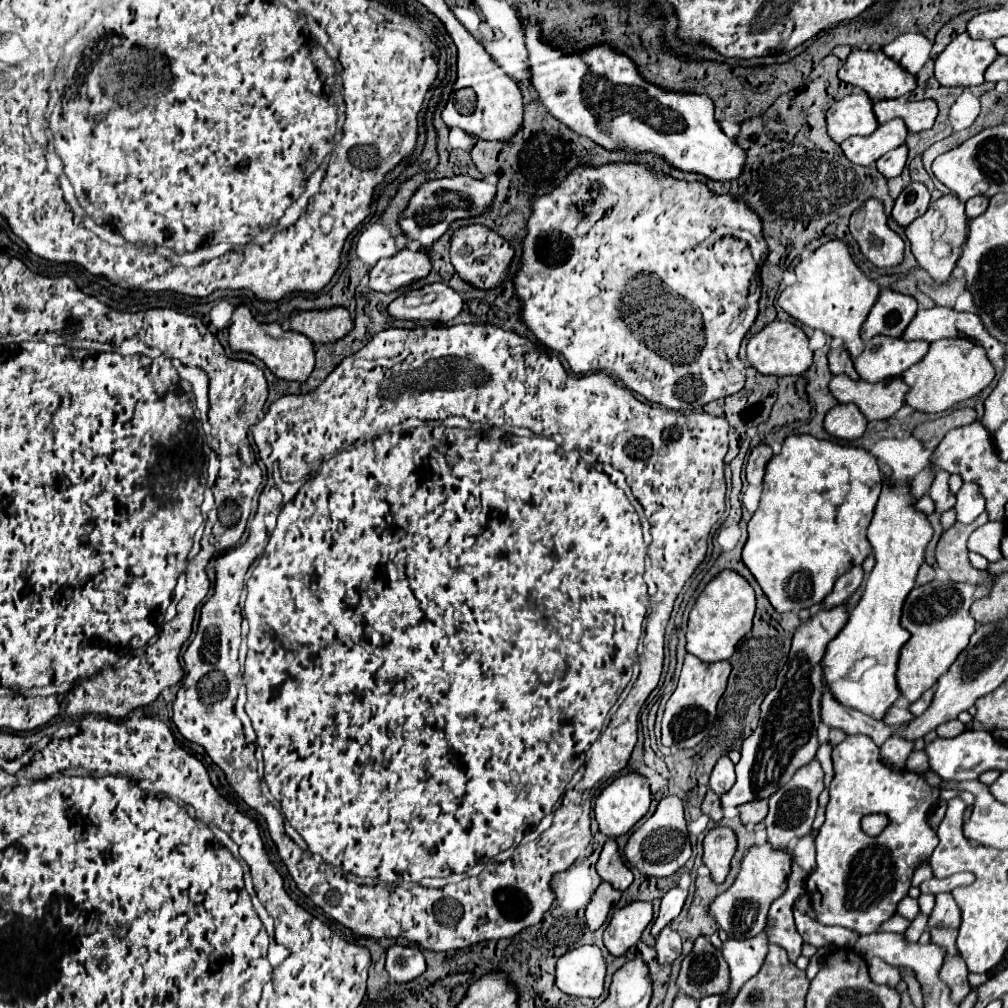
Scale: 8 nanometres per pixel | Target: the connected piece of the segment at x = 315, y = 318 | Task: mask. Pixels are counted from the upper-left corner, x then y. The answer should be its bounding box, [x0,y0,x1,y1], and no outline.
[290,308,354,344]

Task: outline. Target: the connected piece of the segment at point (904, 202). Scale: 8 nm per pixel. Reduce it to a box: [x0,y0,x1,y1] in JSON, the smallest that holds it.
[892,182,930,228]

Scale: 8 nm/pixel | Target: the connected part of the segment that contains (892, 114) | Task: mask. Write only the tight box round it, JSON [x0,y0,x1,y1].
[874,98,936,132]

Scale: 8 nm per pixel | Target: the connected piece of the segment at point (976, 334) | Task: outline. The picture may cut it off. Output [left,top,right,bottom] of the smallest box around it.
[904,306,1006,360]

